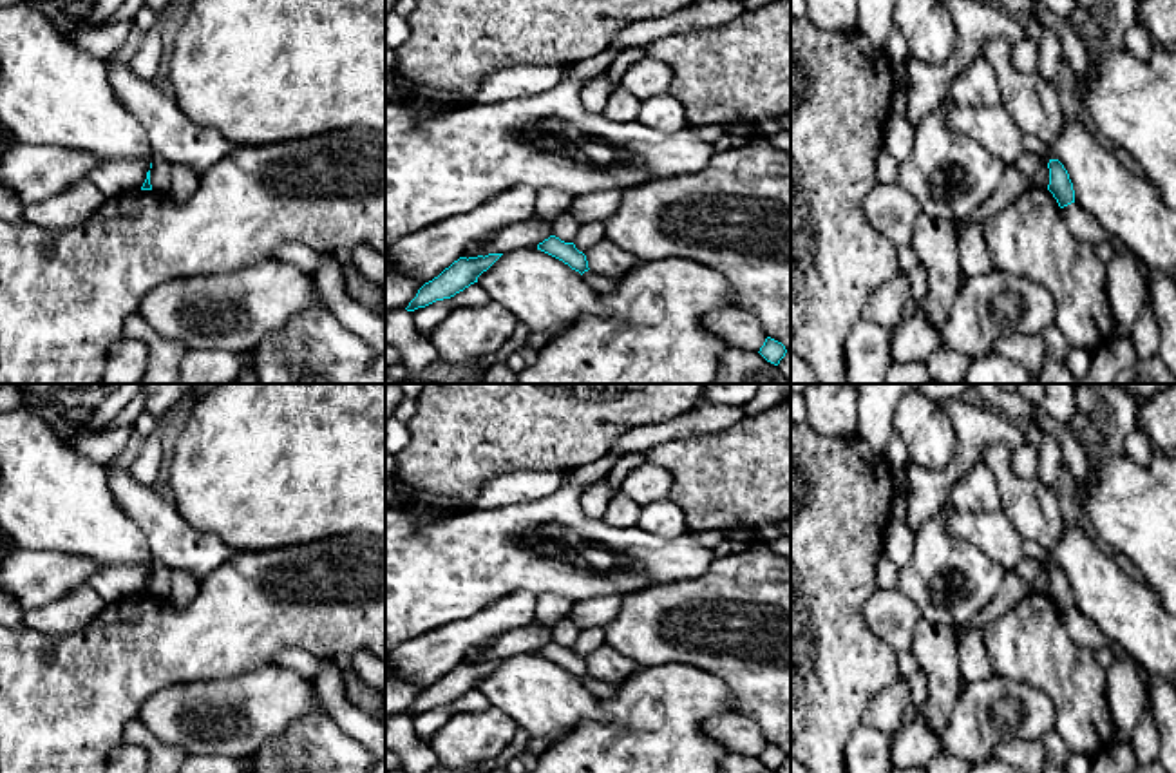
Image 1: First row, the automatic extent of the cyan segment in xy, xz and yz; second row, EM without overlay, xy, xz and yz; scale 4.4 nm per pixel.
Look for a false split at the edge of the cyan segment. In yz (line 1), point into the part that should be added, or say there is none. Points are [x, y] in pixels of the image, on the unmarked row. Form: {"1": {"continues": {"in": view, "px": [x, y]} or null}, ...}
{"1": {"continues": null}}

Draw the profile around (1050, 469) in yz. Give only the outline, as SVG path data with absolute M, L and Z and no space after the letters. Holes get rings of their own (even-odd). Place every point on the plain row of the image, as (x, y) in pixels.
M1042 434L1037 476L1049 487L1055 487L1066 476L1062 451L1051 434Z

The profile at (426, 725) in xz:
M450 704L436 706L425 713L413 717L413 730L416 737L429 744L434 733L454 715Z

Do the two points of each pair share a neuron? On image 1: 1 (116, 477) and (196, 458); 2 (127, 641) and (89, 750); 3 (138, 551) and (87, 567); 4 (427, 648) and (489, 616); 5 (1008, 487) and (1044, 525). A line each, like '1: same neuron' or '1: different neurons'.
1: different neurons
2: same neuron
3: different neurons
4: same neuron
5: same neuron

